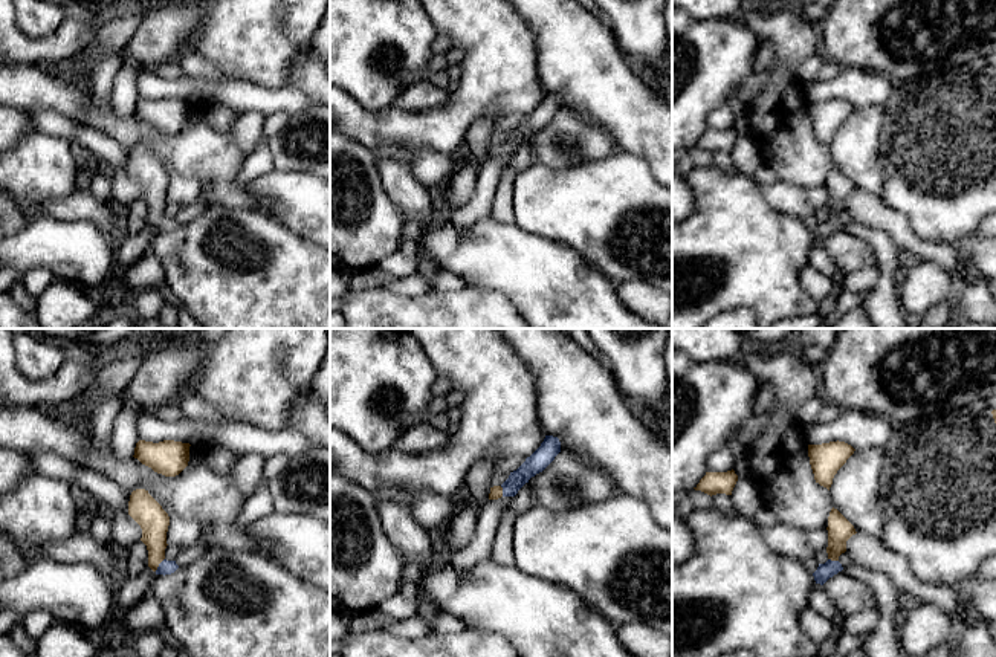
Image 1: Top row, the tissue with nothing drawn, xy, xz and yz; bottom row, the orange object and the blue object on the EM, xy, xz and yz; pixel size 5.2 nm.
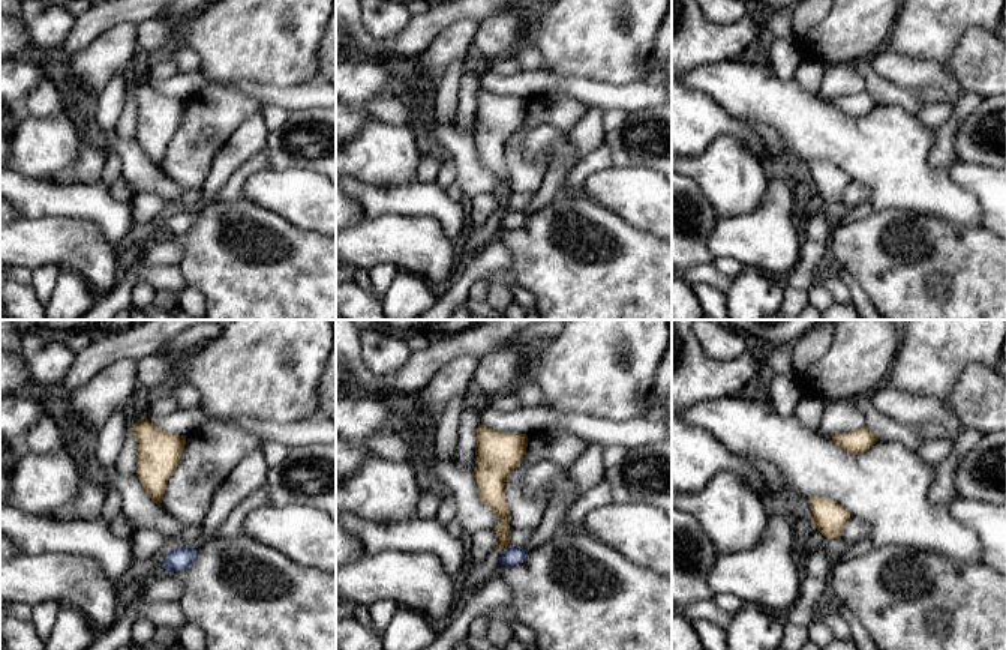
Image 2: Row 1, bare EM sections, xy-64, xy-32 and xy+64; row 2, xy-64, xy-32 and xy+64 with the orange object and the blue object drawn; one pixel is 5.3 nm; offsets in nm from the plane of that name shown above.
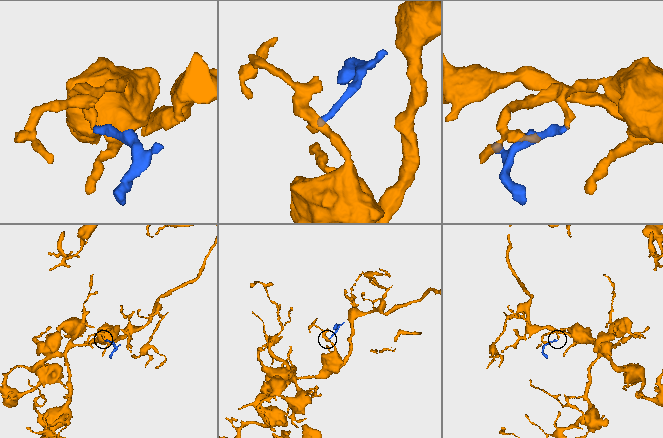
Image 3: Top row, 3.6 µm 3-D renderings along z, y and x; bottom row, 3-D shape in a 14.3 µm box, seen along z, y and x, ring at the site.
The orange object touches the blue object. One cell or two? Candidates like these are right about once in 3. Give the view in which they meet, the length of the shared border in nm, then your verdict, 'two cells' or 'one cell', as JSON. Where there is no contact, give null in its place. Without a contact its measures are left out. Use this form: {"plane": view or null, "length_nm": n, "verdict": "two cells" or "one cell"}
{"plane": "xy", "length_nm": 90, "verdict": "one cell"}

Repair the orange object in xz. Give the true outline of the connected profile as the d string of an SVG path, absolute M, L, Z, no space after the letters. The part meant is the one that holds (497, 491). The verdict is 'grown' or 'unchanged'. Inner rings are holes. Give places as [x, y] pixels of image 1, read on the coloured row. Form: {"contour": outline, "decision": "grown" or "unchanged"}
{"contour": "M545 435L541 446L525 458L525 461L513 472L501 486L490 487L489 500L501 497L515 497L518 490L529 483L532 477L542 472L561 452L561 442L558 437Z", "decision": "grown"}

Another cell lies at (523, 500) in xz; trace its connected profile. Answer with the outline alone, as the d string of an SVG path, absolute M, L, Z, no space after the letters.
M525 483L504 510L513 510L516 516L533 507L533 487Z

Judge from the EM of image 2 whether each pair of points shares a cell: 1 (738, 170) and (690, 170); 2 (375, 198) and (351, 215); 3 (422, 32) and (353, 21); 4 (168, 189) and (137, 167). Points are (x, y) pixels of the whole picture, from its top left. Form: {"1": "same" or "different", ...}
{"1": "same", "2": "different", "3": "same", "4": "same"}

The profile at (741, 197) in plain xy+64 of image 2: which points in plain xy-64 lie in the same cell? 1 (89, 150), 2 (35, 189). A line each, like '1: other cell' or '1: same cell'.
1: other cell
2: other cell

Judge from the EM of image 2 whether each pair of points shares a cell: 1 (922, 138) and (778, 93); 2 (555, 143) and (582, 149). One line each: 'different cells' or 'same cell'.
1: same cell
2: different cells

